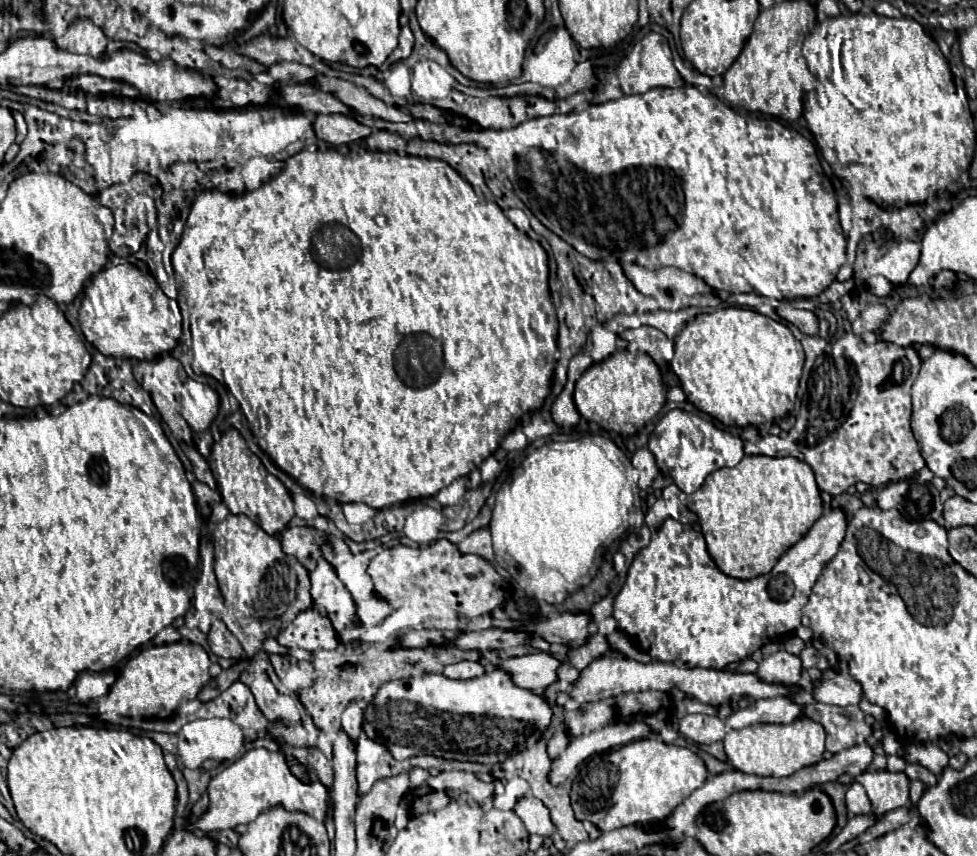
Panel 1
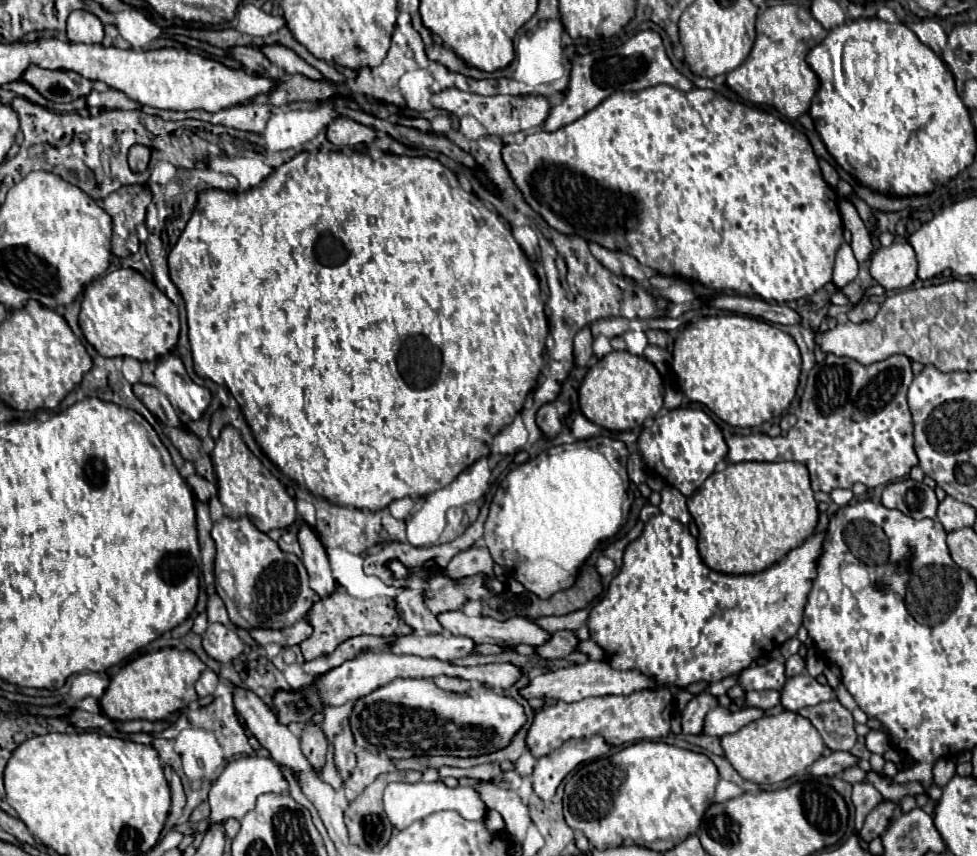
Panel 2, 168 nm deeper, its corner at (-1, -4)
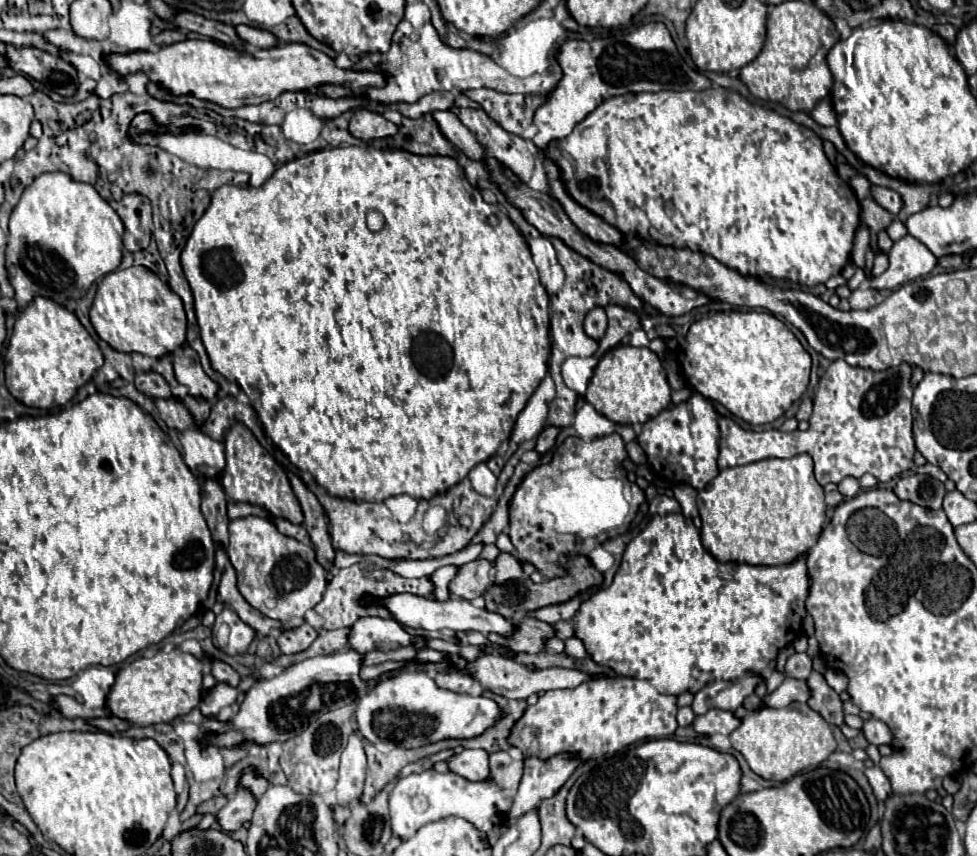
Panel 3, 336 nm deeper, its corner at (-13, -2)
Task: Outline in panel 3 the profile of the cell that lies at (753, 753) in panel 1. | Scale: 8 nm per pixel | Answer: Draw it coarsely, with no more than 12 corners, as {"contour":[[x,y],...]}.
{"contour":[[807,707],[749,713],[729,735],[753,773],[789,781],[837,747]]}

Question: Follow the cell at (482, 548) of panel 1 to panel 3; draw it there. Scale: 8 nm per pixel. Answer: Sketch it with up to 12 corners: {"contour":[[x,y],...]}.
{"contour":[[487,559],[457,569],[451,595],[475,599],[489,589]]}

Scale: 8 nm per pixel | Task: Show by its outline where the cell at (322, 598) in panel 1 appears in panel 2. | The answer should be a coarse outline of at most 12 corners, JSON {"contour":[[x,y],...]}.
{"contour":[[309,525],[297,537],[311,589],[319,597],[335,591],[329,557]]}

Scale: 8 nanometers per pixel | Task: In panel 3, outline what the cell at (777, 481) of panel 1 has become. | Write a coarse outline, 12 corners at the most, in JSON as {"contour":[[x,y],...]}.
{"contour":[[813,459],[723,469],[697,497],[721,563],[785,565],[825,523]]}

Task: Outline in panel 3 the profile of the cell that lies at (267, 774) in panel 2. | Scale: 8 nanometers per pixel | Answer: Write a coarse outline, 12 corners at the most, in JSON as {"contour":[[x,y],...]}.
{"contour":[[253,765],[241,771],[239,789],[261,799],[271,787]]}

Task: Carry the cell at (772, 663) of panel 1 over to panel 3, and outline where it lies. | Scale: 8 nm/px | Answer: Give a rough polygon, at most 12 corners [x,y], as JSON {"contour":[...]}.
{"contour":[[763,675],[707,683],[691,709],[705,715],[713,707],[735,711]]}

